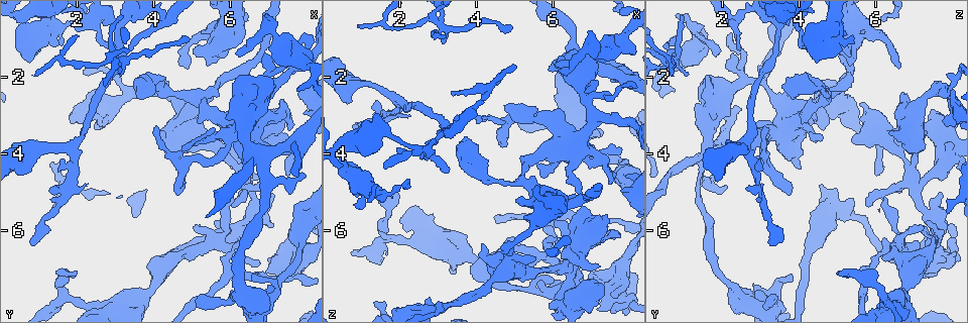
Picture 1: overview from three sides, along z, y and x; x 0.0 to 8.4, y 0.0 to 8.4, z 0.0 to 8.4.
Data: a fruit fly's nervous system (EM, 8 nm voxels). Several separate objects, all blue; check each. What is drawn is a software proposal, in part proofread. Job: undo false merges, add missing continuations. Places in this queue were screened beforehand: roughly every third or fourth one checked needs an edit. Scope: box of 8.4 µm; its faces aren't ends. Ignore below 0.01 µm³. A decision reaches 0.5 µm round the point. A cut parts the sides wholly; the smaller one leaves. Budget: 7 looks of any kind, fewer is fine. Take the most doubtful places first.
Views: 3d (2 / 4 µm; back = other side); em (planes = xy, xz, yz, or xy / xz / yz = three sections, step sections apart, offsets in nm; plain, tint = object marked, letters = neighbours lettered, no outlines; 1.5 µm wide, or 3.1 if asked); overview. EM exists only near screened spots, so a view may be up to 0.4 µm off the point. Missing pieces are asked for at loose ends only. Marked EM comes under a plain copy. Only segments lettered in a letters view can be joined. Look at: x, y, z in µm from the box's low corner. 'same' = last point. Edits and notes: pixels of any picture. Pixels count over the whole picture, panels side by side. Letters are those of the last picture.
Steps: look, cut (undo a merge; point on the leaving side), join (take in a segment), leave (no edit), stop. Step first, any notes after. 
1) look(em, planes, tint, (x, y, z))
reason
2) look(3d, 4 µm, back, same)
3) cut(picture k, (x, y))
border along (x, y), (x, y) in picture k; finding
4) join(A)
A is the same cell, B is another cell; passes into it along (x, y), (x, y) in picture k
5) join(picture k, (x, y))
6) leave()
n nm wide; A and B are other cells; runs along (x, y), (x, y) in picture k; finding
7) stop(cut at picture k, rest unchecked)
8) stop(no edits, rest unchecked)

look(em, planes, letters, (0.90, 2.05, 0.70))
an open end

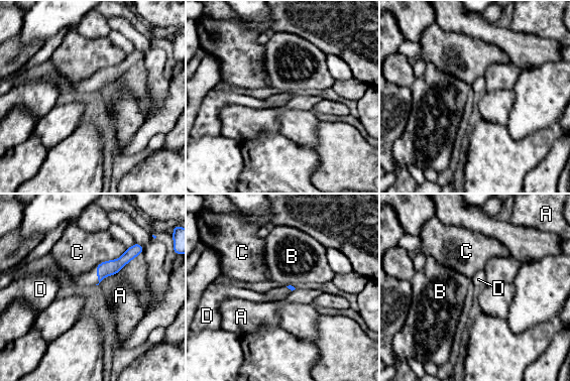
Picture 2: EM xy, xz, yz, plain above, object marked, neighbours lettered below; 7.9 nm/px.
join(D)
D is the same cell, A, B and C are other cells; passes into it along (112, 267), (97, 276), (90, 278) in picture 2; it goes on there

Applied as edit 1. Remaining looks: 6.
look(3d, 4 µm, (5.10, 2.60, 4.70))
sudden change in width

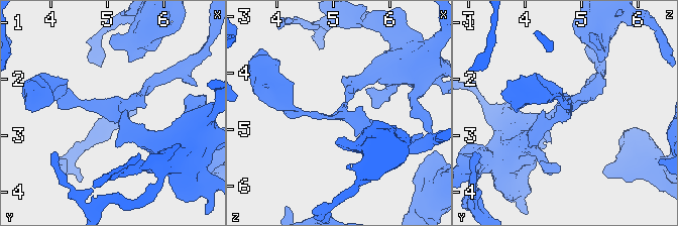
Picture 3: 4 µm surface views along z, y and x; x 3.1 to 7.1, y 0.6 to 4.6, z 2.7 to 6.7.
look(em, yz, step 8, tint, (5.15, 2.65, 4.65))
3 arms; shape alone is not enough

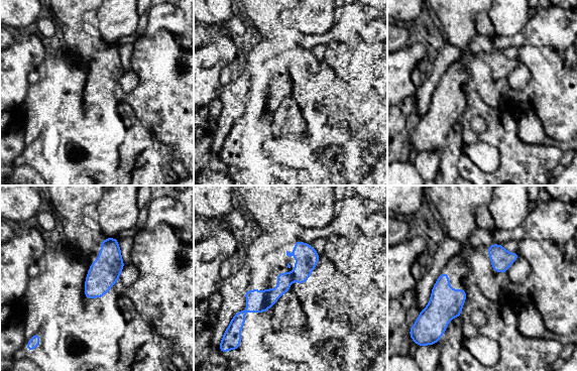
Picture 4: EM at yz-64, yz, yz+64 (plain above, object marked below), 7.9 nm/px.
look(em, yz, step 8, letters, same)
what lies round it

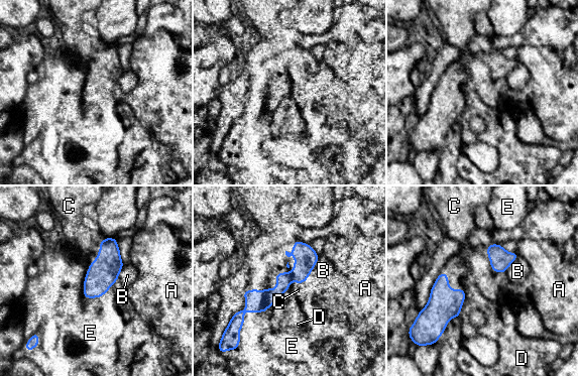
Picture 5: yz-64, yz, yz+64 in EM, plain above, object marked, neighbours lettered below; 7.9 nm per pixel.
leave()
A, B, C, D and E are other cells; one neuron here

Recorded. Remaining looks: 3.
look(em, planes, tint, (5.15, 7.95, 3.20))
branch stops here

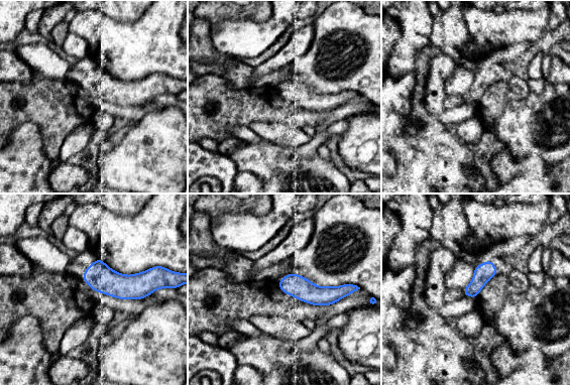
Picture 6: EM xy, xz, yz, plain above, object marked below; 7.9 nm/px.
look(em, planes, letters, same)

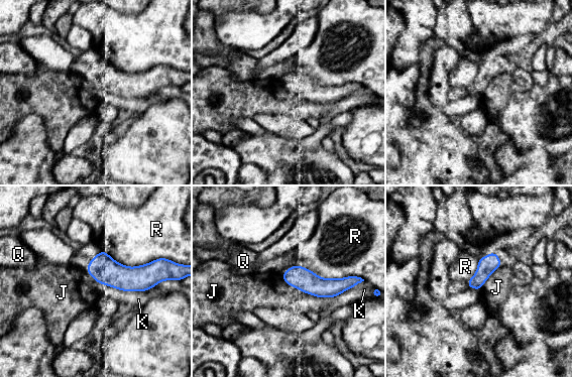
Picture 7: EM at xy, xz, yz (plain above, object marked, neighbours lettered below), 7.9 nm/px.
leave()
J, K, Q and R are other cells; runs along (286, 275), (314, 285), (348, 279) in picture 7; none of them fits

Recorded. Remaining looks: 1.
stop(join at picture 2, rest unchecked)

